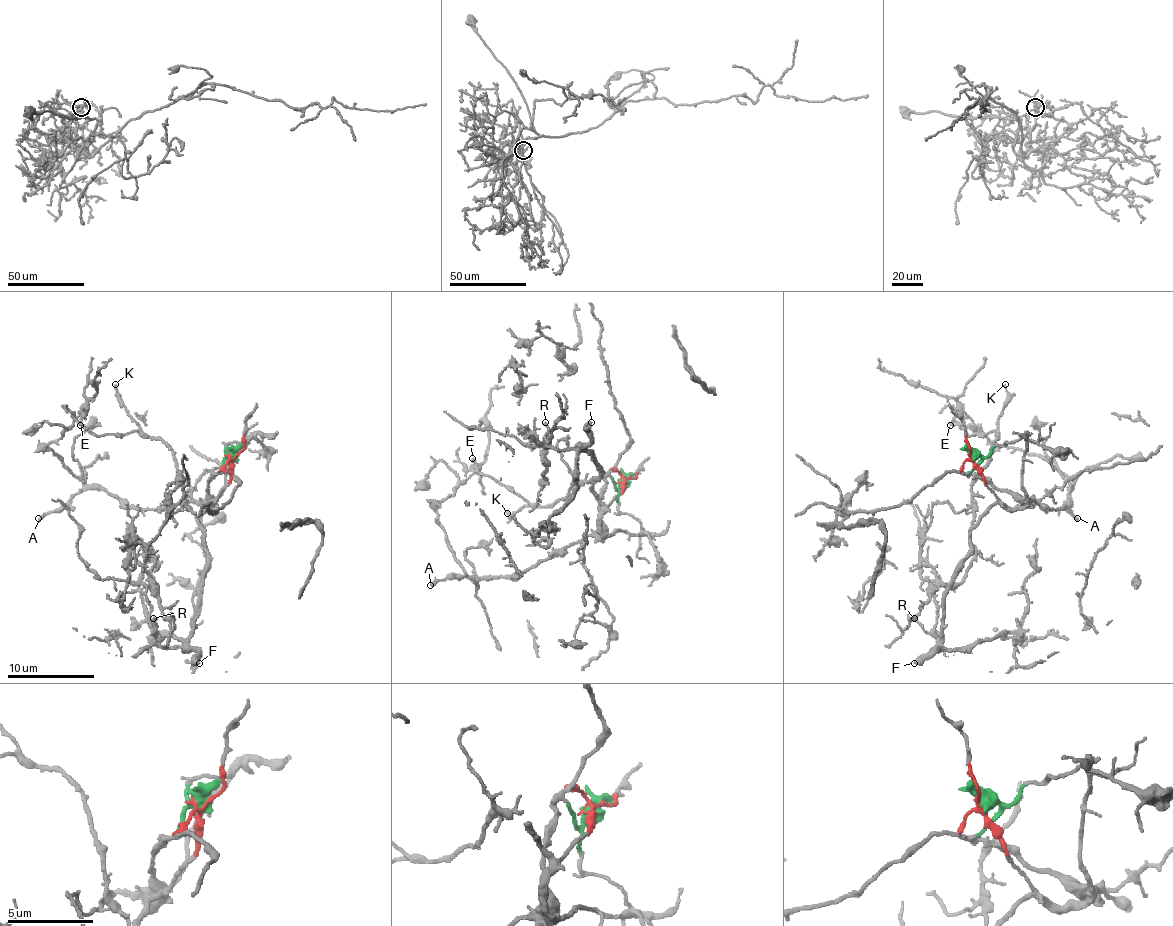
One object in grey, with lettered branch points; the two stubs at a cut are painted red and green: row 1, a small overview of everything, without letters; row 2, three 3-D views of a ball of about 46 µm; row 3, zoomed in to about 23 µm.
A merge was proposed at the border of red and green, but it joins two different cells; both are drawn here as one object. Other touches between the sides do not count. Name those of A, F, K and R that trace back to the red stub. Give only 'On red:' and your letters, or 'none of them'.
On red: F, K, R

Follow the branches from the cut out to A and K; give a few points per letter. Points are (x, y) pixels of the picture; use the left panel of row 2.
A: (230, 458), (224, 460), (213, 475), (208, 495), (197, 502), (132, 508), (101, 488), (82, 488), (38, 519)
K: (230, 458), (230, 482), (206, 508), (200, 521), (184, 497), (184, 480), (171, 451), (130, 414), (114, 384)

